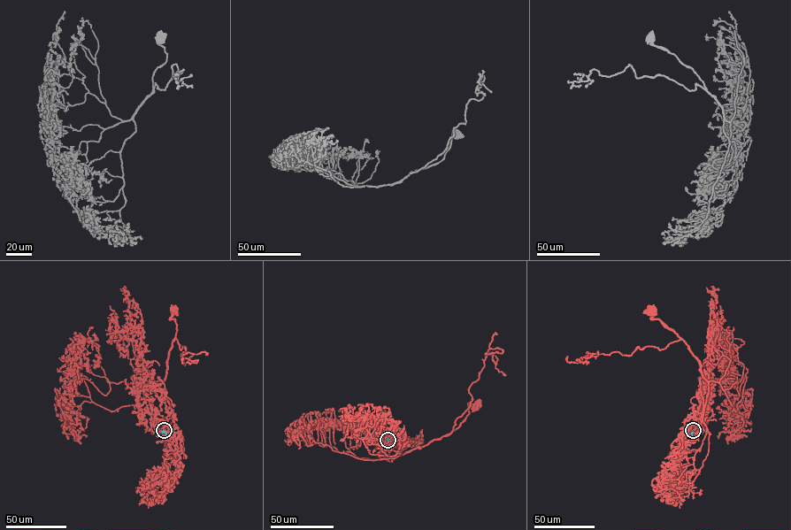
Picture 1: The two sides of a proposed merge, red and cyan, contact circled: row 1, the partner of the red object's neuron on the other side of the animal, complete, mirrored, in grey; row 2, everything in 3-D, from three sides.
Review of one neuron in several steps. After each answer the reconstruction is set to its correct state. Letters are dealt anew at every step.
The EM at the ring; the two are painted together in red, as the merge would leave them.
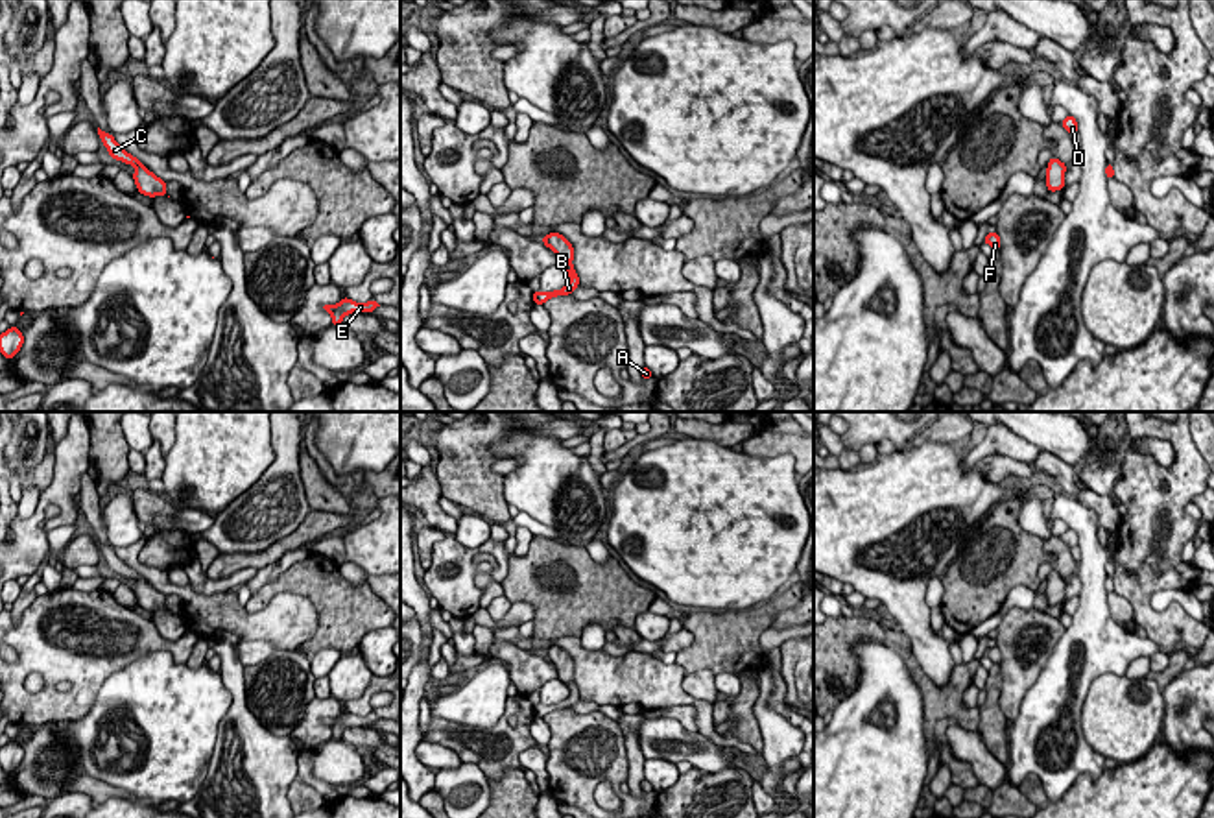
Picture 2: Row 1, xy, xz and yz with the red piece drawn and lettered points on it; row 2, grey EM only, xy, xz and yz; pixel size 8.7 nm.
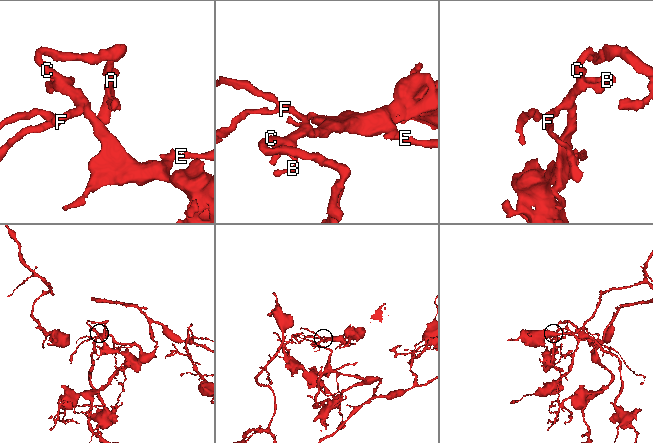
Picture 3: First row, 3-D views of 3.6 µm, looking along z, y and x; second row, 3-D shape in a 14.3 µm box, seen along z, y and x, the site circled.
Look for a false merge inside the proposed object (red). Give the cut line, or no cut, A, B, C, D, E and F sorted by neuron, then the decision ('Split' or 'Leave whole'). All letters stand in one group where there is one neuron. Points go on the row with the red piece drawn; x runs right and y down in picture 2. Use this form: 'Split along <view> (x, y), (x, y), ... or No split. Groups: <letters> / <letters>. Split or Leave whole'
No split. Groups: A B C D E F. Leave whole

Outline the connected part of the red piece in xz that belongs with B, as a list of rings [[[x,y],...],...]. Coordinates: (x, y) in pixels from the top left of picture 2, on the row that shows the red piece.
[[[552,231],[544,238],[541,238],[546,247],[550,247],[559,260],[559,266],[570,275],[570,283],[563,286],[561,290],[553,292],[533,292],[533,303],[535,305],[544,305],[548,299],[557,297],[557,295],[568,295],[579,286],[579,277],[572,266],[574,260],[574,247],[572,244],[559,233]]]

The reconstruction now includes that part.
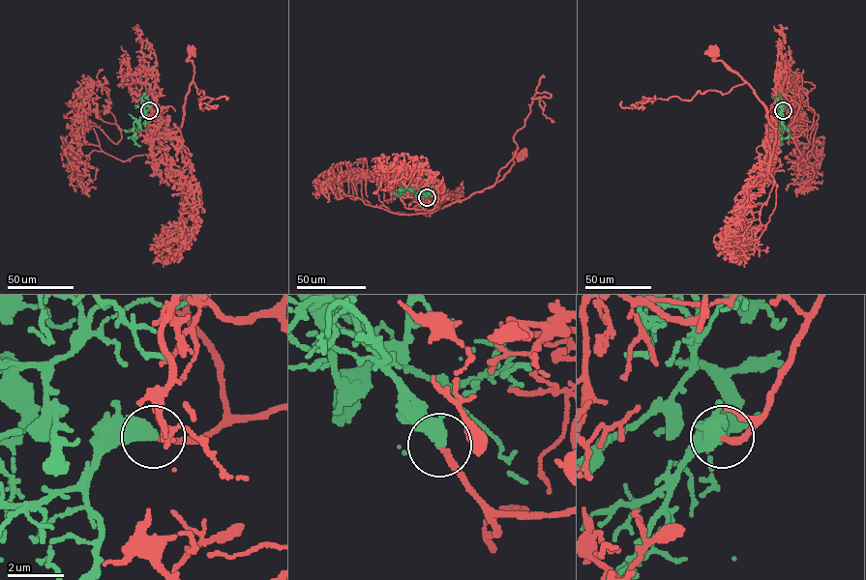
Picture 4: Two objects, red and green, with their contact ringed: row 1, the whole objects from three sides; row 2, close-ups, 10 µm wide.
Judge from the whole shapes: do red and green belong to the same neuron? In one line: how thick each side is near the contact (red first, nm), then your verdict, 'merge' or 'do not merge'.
170 nm thick on the red side, 480 nm on the other; merge

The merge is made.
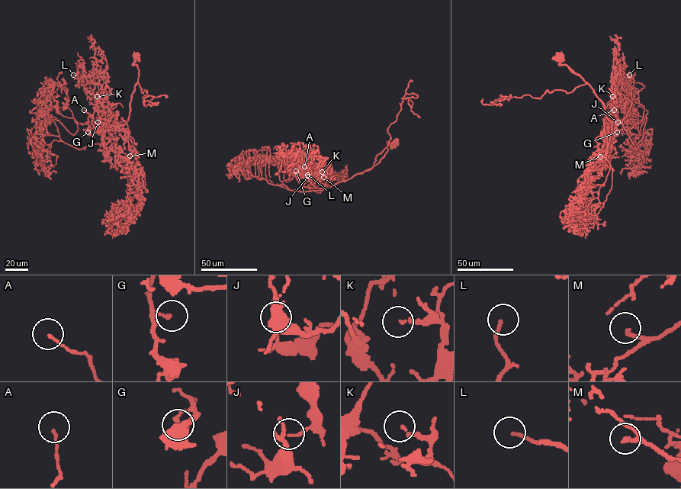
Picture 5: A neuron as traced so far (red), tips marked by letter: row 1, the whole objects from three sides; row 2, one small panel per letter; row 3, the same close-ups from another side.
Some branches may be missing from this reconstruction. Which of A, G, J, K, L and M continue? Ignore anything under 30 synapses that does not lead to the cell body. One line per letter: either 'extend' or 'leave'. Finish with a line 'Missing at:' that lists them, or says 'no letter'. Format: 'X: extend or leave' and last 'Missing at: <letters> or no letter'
A: leave
G: leave
J: leave
K: leave
L: extend
M: extend
Missing at: L, M

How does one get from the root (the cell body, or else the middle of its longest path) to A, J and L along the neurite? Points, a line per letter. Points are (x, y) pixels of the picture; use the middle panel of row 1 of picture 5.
A: (394, 143), (387, 142), (387, 152), (371, 168), (320, 193), (313, 188), (319, 180), (304, 166)
J: (394, 143), (387, 142), (387, 152), (371, 168), (320, 193), (313, 190), (319, 181), (315, 173), (308, 176)
L: (394, 143), (387, 142), (371, 168), (320, 193), (313, 188), (331, 177), (316, 169), (311, 185), (307, 175)

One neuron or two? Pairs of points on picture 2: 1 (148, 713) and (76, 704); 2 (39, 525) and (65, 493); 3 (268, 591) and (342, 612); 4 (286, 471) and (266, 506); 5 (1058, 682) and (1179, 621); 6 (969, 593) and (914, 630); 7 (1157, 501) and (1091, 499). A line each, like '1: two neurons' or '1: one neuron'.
1: two neurons
2: one neuron
3: one neuron
4: one neuron
5: two neurons
6: two neurons
7: two neurons

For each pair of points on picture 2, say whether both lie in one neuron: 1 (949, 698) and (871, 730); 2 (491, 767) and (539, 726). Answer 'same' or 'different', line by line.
1: different
2: different

